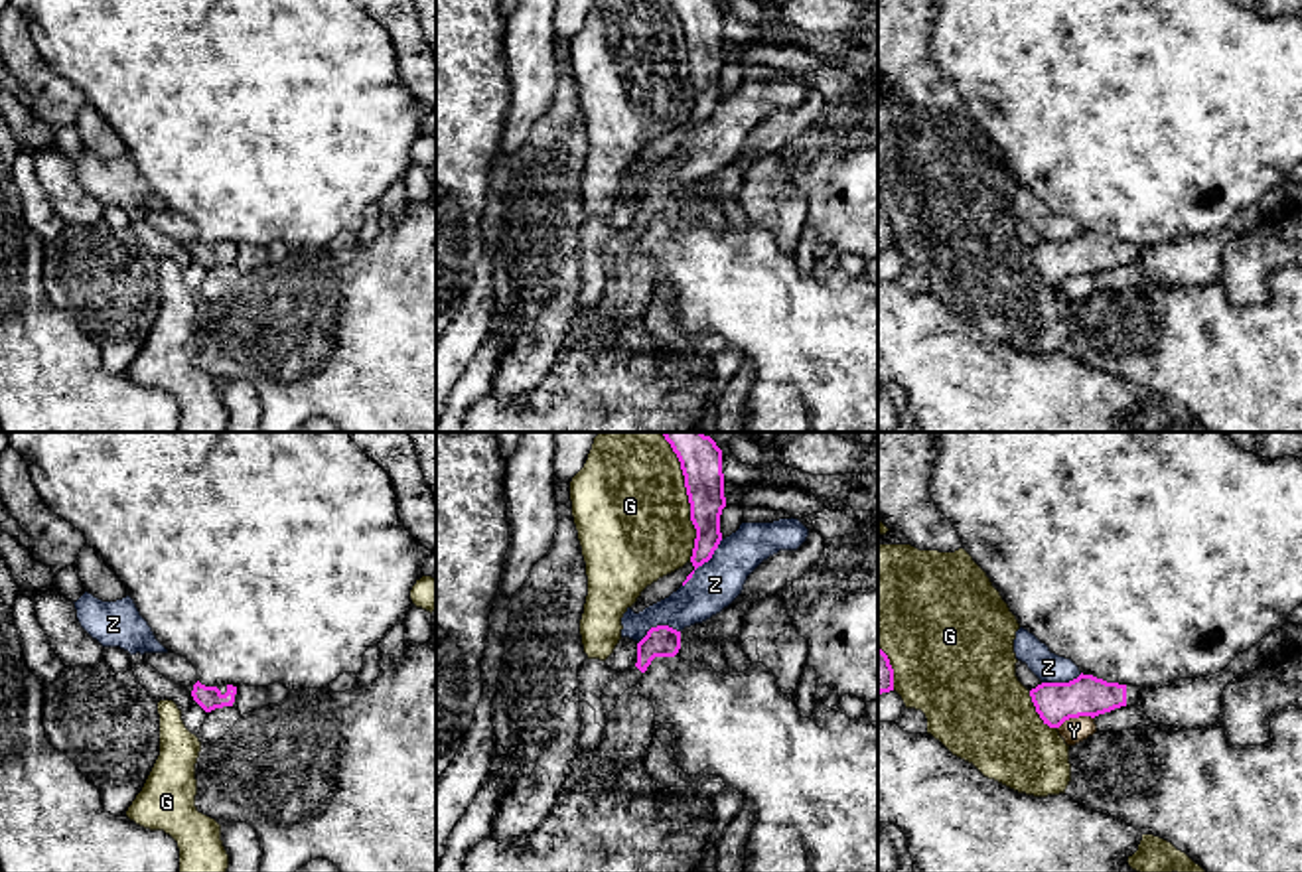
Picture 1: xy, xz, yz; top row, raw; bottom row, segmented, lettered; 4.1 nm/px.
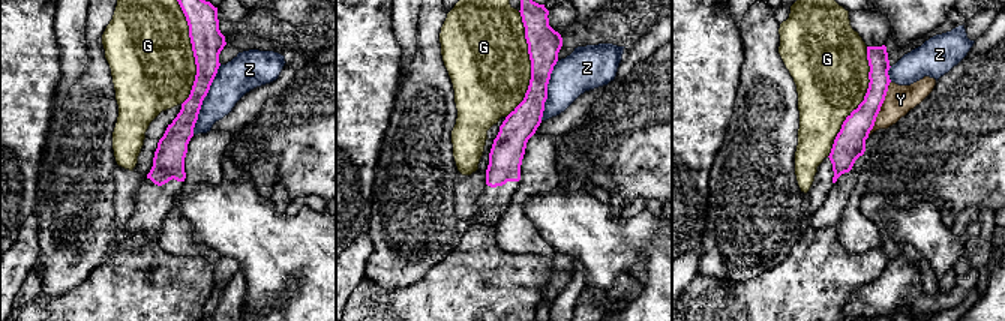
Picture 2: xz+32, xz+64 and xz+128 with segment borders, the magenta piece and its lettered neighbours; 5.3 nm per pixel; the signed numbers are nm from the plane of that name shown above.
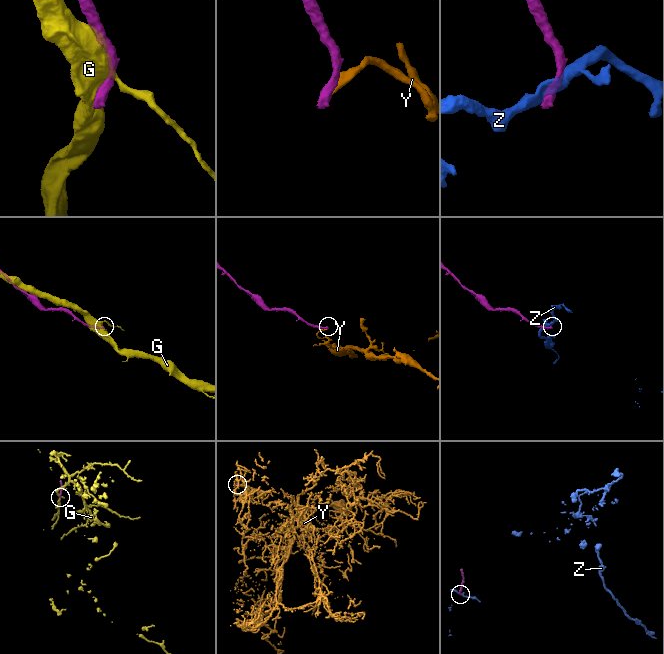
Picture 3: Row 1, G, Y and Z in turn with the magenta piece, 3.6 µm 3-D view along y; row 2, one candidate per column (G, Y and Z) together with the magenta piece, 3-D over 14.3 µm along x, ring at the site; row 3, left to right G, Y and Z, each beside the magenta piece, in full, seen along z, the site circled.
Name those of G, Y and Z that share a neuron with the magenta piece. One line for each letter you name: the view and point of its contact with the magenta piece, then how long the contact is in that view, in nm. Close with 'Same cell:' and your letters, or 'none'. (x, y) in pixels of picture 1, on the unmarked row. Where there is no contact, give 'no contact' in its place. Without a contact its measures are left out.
Same cell: none

